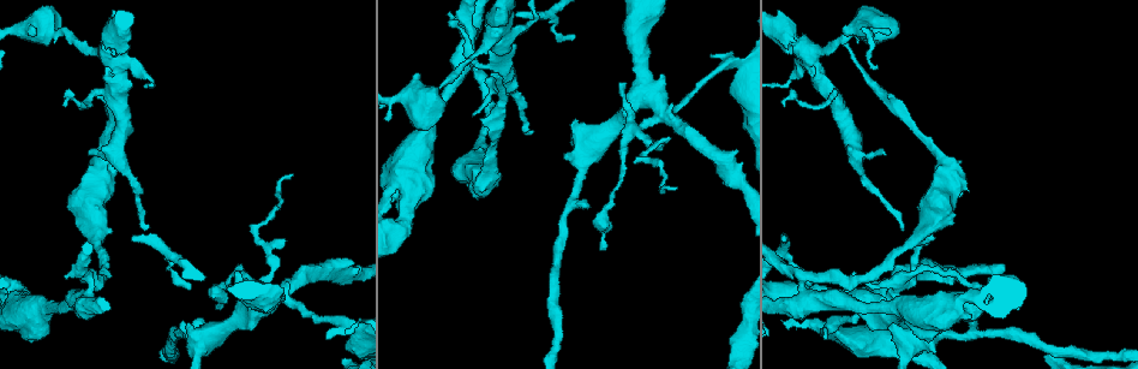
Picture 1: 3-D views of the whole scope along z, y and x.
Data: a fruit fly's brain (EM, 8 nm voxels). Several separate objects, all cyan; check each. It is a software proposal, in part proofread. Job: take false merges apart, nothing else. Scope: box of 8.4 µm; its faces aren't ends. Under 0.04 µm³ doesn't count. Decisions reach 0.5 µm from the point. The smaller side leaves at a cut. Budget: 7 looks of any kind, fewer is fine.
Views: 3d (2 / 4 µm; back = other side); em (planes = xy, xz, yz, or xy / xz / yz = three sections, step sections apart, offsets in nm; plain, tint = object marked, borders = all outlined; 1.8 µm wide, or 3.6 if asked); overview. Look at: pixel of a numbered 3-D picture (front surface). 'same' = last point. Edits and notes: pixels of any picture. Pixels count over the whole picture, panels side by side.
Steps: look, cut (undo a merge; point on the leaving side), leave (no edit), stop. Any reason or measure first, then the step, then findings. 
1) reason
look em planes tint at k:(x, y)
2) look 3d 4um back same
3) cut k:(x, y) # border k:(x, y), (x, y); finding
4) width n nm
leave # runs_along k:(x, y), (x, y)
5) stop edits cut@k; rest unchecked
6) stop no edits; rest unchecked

calibre changes
look 3d 4um at 1:(101, 53)

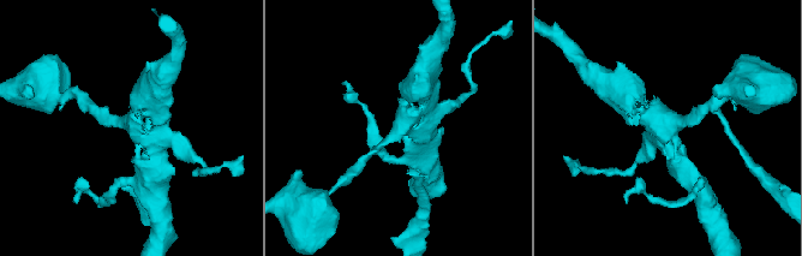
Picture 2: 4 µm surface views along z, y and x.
arms 4
look em planes borders at 2:(672, 124)

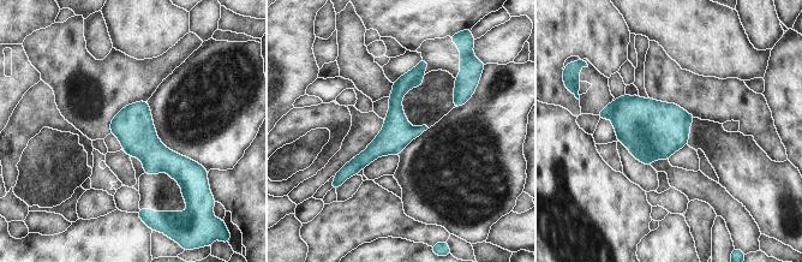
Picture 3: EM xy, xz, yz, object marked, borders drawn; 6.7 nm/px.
leave # runs_along 3:(423, 64), (397, 93), (395, 129), (342, 172); one cell here

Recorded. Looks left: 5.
sharp bend
look 3d 4um at 1:(879, 291)

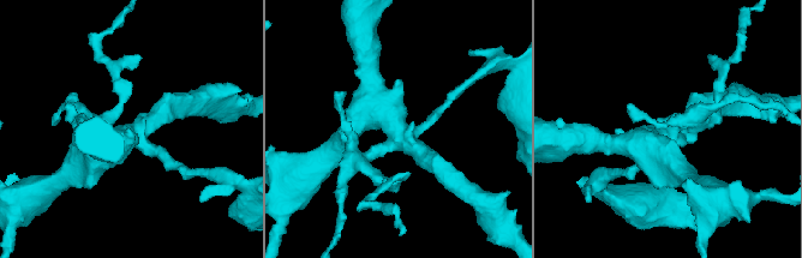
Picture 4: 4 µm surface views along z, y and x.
arms 4; now the EM
look em planes plain at 4:(401, 131)

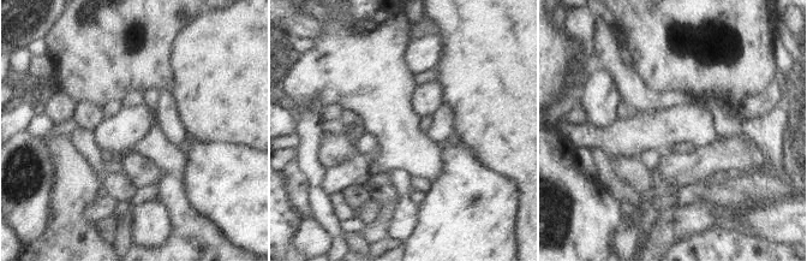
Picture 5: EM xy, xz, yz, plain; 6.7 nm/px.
look em planes tint same

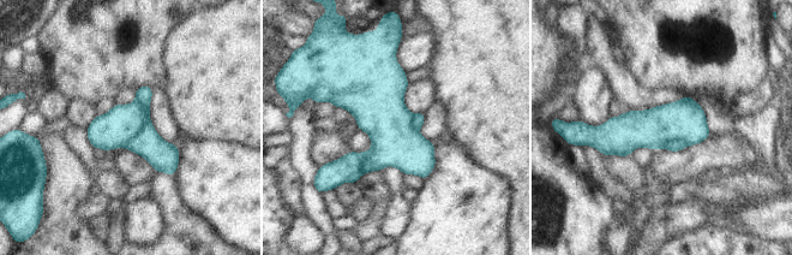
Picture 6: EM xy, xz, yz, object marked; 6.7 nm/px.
cut 6:(163, 156) # border 6:(149, 117), (124, 147); two cells meet here

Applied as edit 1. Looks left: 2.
stop edits cut@6; rest unchecked

